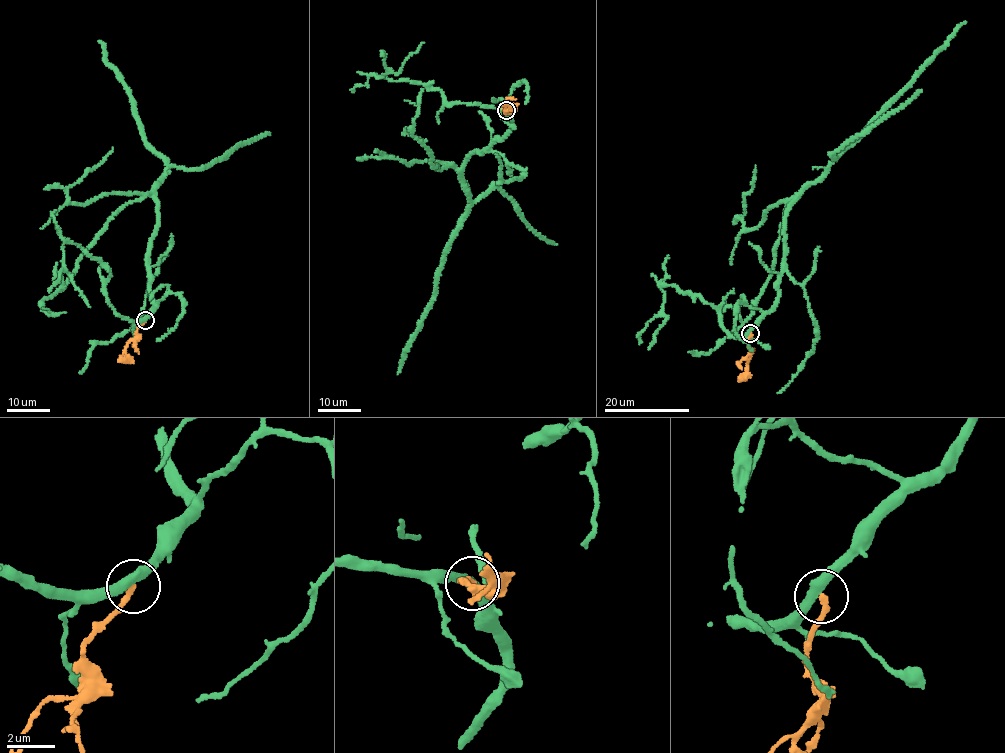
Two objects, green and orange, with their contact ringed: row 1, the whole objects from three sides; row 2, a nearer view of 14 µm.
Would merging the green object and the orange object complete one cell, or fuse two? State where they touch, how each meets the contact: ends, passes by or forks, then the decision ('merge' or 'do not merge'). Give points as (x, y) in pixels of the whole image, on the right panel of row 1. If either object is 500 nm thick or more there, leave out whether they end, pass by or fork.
place (750, 333); green passes by; orange ends; do not merge

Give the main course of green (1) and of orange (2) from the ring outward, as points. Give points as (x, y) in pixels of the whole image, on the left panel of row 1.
1: (145, 319), (156, 306), (147, 261), (157, 221), (153, 192), (169, 166), (145, 138), (132, 99), (99, 41)
2: (145, 320), (136, 331), (136, 338), (129, 341), (125, 350), (126, 358), (118, 361)

